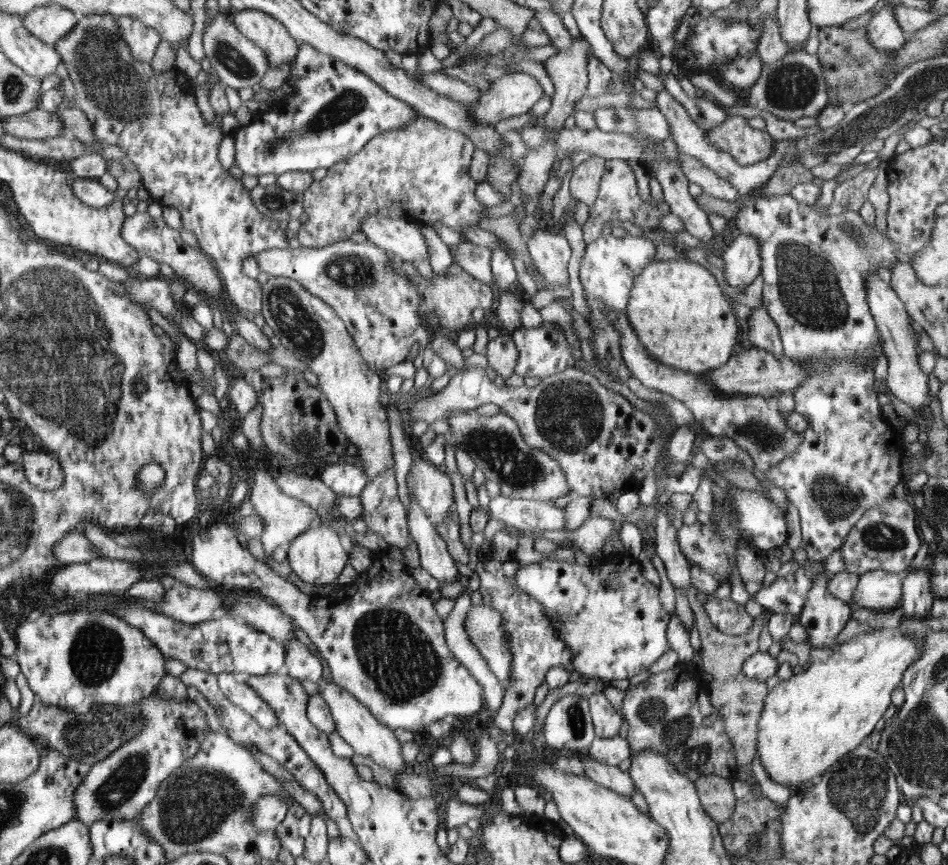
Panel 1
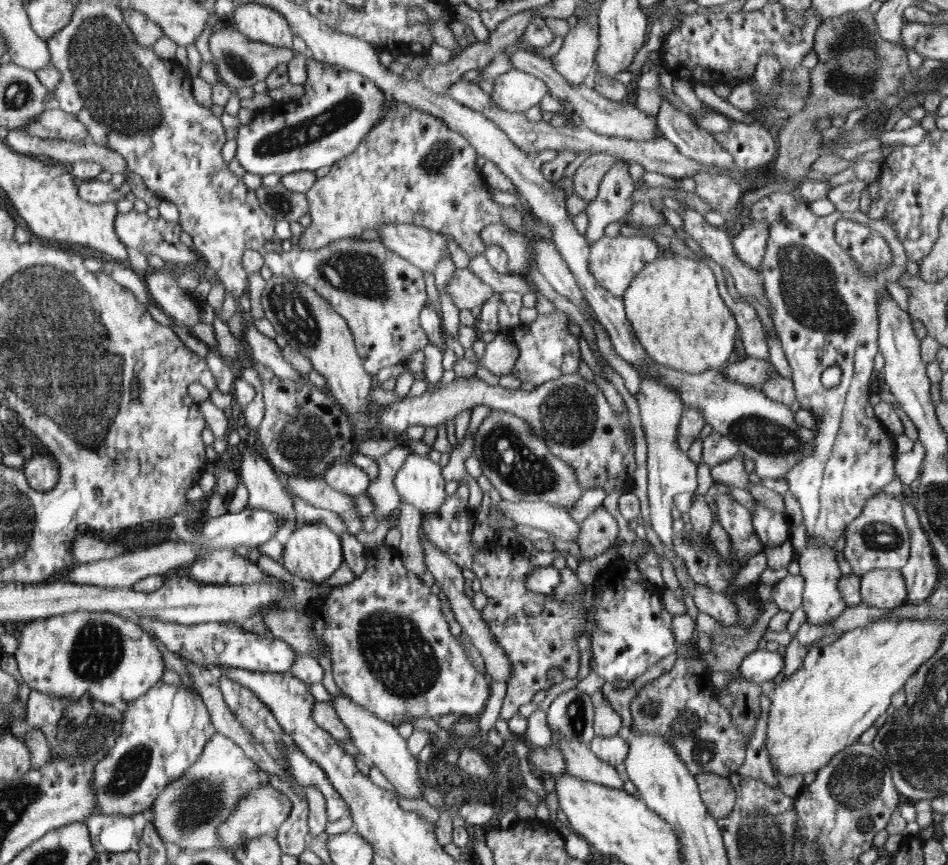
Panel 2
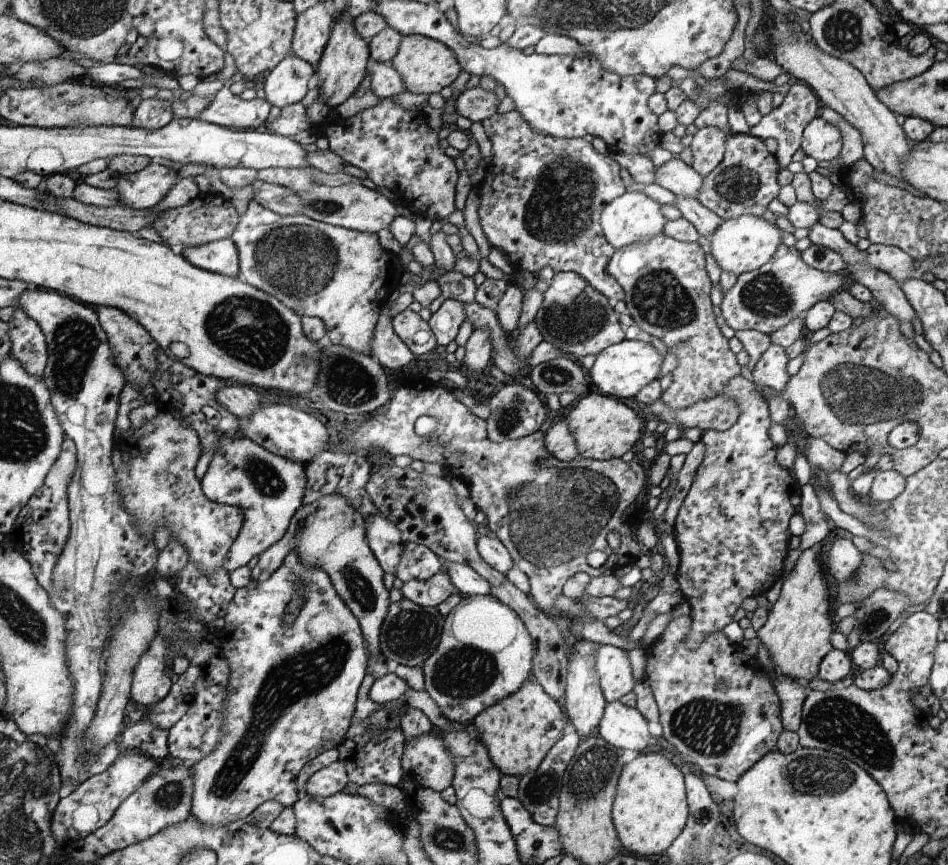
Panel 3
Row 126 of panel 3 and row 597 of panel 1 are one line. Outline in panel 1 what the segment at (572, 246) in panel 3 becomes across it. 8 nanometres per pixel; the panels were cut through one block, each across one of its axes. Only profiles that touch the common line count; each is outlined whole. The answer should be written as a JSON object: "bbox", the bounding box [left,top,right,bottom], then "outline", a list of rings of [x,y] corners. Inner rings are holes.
{"bbox":[476,560,573,734],"outline":[[[478,560],[476,562],[476,574],[480,579],[480,589],[484,601],[483,604],[501,612],[504,632],[507,634],[507,645],[512,655],[511,662],[511,683],[503,696],[503,703],[494,718],[493,724],[506,734],[514,734],[513,729],[514,717],[518,715],[518,710],[522,710],[533,704],[538,686],[544,682],[546,672],[554,666],[563,666],[568,673],[573,670],[573,654],[571,648],[559,637],[557,630],[553,627],[553,622],[547,617],[545,606],[528,593],[518,588],[517,580],[514,580],[518,573],[518,562],[500,562],[500,560]]]}

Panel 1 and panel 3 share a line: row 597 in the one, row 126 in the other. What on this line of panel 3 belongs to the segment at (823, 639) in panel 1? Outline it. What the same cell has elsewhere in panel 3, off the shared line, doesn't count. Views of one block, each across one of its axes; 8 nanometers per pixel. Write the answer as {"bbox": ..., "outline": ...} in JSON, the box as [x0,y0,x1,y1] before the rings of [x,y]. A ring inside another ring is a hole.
{"bbox":[801,116,842,163],"outline":[[[822,116],[813,118],[804,129],[801,148],[818,163],[836,158],[842,145],[842,132],[838,126],[830,124]]]}

